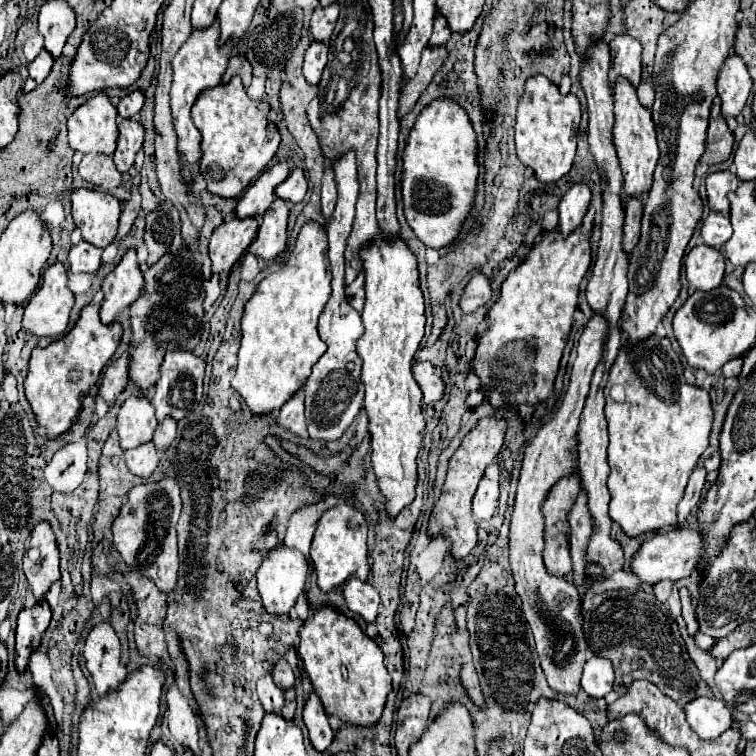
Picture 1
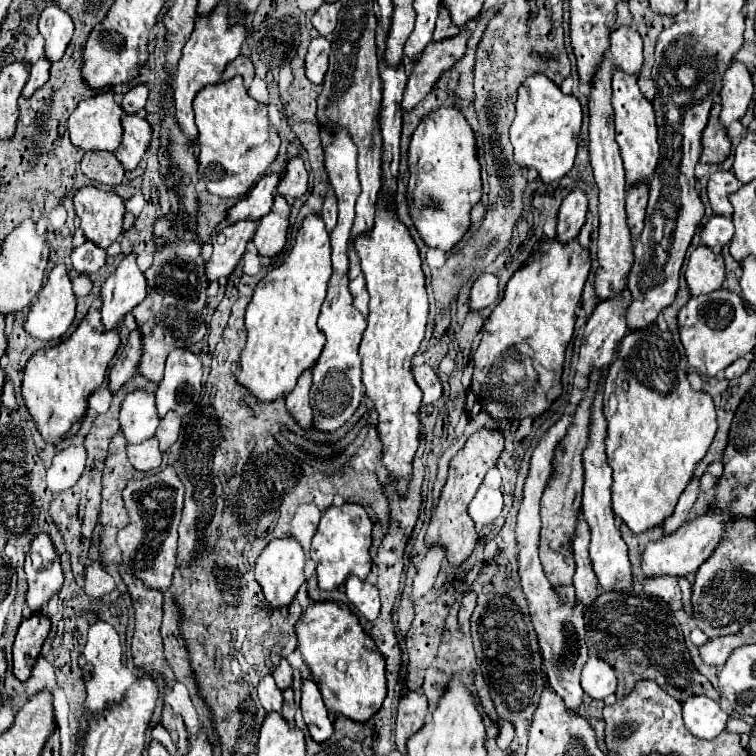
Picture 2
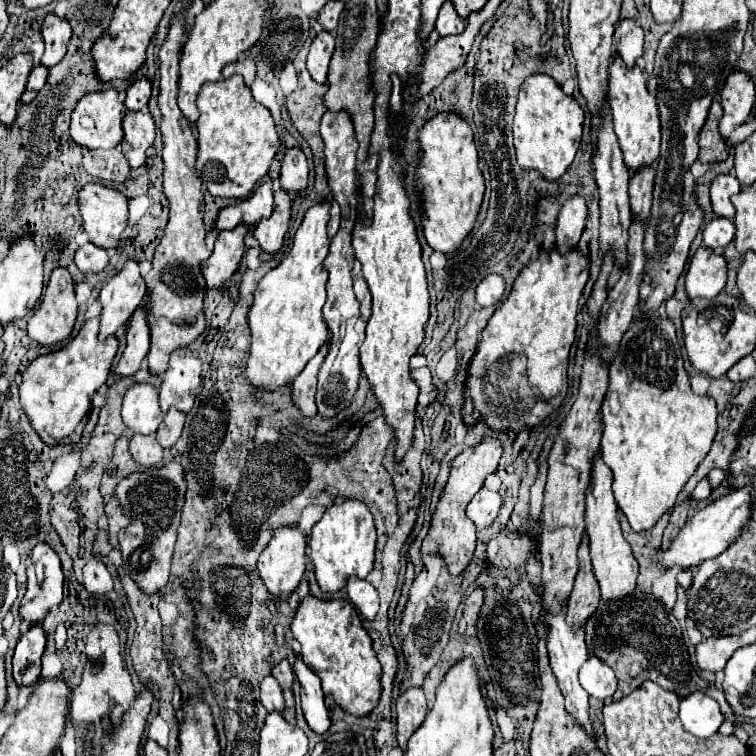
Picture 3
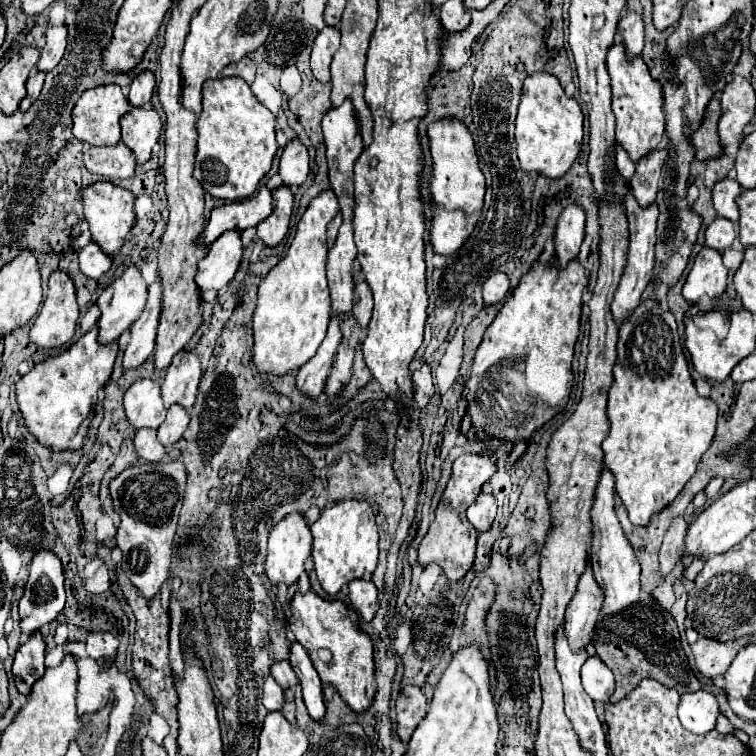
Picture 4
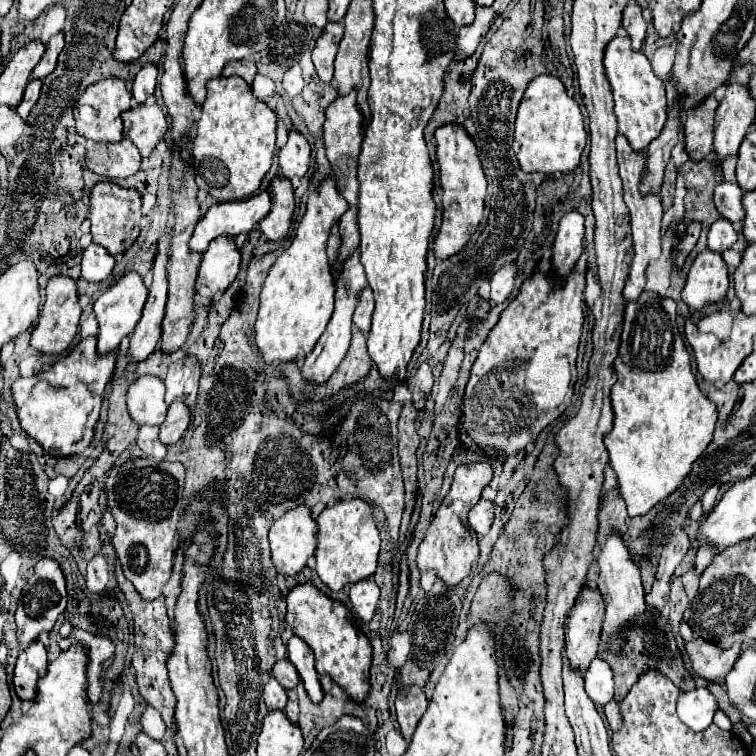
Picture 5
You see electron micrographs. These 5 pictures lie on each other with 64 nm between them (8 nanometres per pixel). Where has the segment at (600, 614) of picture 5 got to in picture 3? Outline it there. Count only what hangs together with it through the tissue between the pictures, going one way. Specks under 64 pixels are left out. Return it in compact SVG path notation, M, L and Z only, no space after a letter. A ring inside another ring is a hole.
M586 536L582 540L578 552L580 552L580 570L578 570L578 576L574 582L574 590L568 598L566 620L568 620L568 624L580 624L580 628L584 628L584 624L588 622L588 618L596 612L596 608L600 604L600 588L592 574Z

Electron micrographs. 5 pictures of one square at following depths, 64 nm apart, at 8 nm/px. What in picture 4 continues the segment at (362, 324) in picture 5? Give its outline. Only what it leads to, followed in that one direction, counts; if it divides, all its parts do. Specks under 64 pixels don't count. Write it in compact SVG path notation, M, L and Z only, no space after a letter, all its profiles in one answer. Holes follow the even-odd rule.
M360 282L356 284L354 292L358 294L358 300L356 300L356 308L352 308L352 316L354 320L360 320L360 328L368 328L368 322L370 322L370 314L372 314L372 306L374 306L374 300L372 300L372 292L368 288L366 282Z

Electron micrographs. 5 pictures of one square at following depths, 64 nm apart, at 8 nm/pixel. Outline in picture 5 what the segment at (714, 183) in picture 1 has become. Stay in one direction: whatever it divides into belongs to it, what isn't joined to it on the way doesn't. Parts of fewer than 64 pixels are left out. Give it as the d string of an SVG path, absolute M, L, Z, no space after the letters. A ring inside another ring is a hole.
M722 182L714 190L714 204L722 218L730 222L742 222L744 220L744 206L742 206L744 192L734 182Z

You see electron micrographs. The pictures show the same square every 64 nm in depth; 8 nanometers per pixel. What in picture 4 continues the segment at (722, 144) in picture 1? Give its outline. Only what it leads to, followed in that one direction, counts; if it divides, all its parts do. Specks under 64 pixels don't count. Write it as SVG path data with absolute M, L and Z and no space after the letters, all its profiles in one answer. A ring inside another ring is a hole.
M716 98L710 100L708 110L704 112L704 120L696 132L692 132L692 146L696 148L696 160L708 160L722 154L716 124L720 118L720 102Z

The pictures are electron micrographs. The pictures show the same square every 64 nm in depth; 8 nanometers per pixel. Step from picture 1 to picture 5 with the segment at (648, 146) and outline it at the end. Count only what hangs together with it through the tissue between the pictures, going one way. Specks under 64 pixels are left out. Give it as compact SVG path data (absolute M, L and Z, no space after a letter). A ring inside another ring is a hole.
M616 36L604 50L604 68L614 94L614 114L618 118L618 132L624 134L630 146L640 152L660 134L666 122L664 82L654 74L648 58L642 52L632 52L628 36Z

